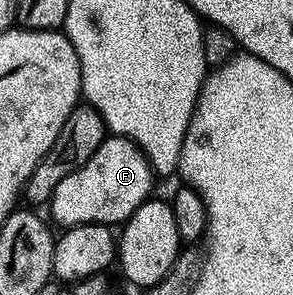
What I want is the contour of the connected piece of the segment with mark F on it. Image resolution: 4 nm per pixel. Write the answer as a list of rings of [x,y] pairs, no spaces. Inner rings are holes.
[[[108,136],[92,152],[92,160],[84,168],[76,168],[72,176],[64,176],[52,192],[48,211],[59,222],[59,227],[83,226],[100,222],[103,224],[125,223],[127,218],[151,197],[156,175],[146,153],[132,140]]]

